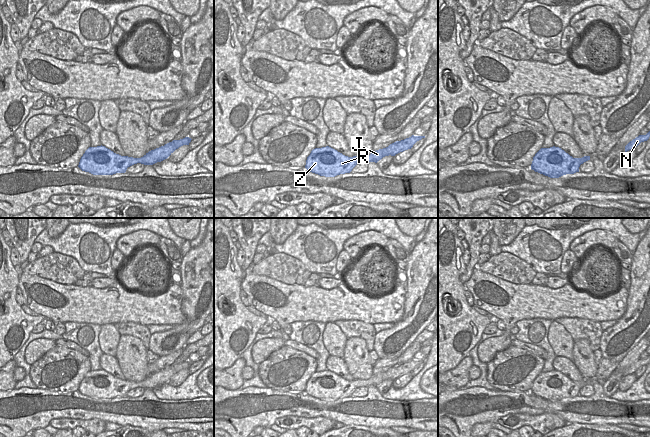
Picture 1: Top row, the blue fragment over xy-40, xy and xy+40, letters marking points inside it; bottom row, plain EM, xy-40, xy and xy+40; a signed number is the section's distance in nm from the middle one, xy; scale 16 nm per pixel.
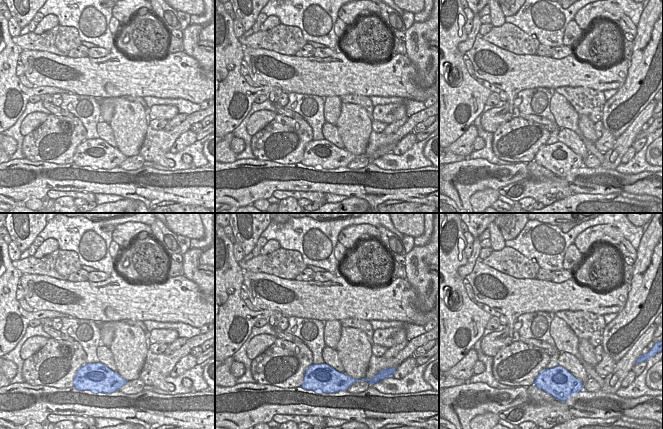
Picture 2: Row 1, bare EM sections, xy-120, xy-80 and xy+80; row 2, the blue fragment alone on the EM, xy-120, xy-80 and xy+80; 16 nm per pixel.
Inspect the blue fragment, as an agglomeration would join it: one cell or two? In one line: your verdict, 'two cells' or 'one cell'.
one cell

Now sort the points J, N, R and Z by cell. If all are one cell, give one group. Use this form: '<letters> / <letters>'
J N R Z

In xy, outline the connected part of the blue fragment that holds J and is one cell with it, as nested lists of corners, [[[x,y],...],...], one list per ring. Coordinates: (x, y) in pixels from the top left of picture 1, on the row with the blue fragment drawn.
[[[412,135],[404,140],[396,141],[386,148],[373,151],[368,156],[348,157],[329,146],[315,148],[307,157],[305,168],[320,176],[335,177],[340,174],[350,173],[357,164],[377,163],[385,156],[395,156],[400,152],[411,149],[422,138],[425,138],[425,136]]]

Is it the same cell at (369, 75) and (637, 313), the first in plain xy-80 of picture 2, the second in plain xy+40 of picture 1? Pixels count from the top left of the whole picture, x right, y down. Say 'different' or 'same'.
different

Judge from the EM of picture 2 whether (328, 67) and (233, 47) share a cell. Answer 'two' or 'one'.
two

